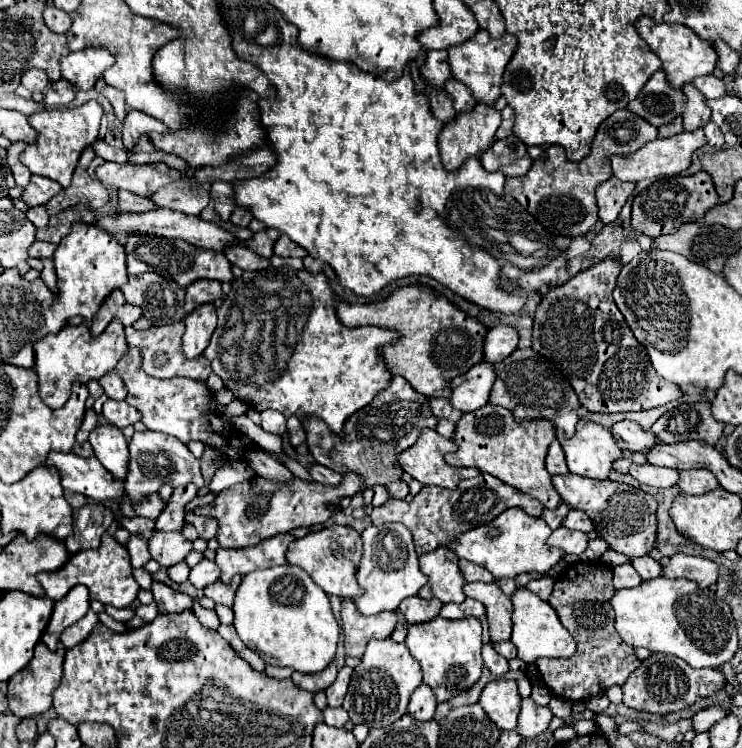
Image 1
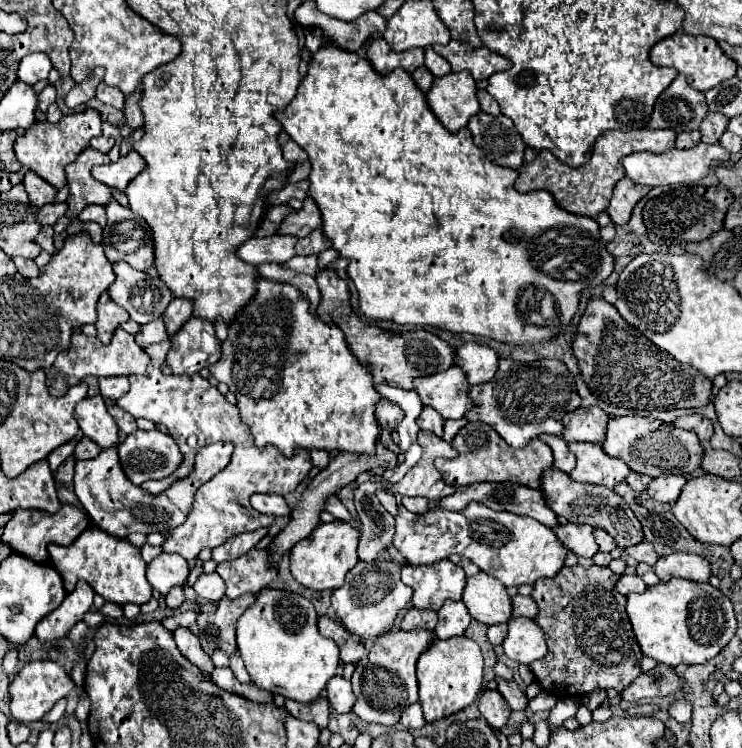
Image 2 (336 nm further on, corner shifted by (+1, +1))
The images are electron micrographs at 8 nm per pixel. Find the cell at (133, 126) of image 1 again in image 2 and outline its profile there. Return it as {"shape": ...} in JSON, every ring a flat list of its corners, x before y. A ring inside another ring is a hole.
{"shape":[[141,86,133,94,129,94,125,98,125,108,123,108,127,124,133,126,133,128,141,128,143,126,143,112,139,108,139,100,141,100]]}

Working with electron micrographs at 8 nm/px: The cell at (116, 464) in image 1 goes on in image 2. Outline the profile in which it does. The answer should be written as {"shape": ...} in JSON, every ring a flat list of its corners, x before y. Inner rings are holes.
{"shape":[[101,394,83,398,73,412,73,418,77,420,81,432,97,442,101,448,113,448,117,446,117,424,113,416,107,412,105,398]]}

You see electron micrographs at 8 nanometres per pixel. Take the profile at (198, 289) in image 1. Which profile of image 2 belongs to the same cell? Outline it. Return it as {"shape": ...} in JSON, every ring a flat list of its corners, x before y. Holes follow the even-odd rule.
{"shape":[[173,298,171,304,167,306,165,314,163,314,163,322,167,328,167,334,173,336,193,314,193,306,189,300,185,298]]}

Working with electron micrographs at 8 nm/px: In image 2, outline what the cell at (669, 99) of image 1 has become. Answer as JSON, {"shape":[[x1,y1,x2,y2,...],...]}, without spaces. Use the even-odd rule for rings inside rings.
{"shape":[[679,74,671,86,657,98,655,110,649,122,651,130,675,130,691,132,697,130,707,116,705,94,687,84,683,74]]}

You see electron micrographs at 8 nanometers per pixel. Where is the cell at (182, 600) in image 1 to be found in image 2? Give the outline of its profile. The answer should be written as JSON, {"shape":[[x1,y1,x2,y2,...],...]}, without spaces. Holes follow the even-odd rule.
{"shape":[[177,628,177,630,173,632,173,636,175,636,177,648,181,650,181,654,183,654,191,664,195,664,205,678,211,678,211,672,213,672,215,666,213,666,211,658,209,658,209,656,203,652,203,648,199,646,199,638,197,638,195,634,191,634,189,628]]}

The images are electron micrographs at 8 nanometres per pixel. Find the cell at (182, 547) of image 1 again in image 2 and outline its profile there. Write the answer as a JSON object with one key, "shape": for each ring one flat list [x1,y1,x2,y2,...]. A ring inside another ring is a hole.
{"shape":[[163,552,147,566,147,578,161,596,165,596,175,586,183,586,187,582,187,576,189,576,187,560,181,558,179,554]]}

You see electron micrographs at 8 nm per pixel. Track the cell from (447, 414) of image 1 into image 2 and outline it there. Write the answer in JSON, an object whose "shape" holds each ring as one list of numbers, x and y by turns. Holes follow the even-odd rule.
{"shape":[[423,408,421,416,417,418,417,424,421,430,429,430,437,436,443,436,443,418,433,410,433,408]]}

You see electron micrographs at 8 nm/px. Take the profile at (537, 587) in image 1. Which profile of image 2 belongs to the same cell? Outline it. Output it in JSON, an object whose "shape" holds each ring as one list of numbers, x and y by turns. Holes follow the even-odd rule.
{"shape":[[513,596,513,618,519,618,519,616,525,616,529,620,533,620,537,616,537,604,533,602,531,596]]}

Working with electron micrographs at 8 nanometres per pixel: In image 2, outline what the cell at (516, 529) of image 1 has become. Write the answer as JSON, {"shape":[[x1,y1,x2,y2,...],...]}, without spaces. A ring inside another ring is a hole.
{"shape":[[469,502,459,512,431,508,425,514,413,514,405,506,399,506,395,520,397,532,393,546,409,564,435,564,451,554,461,554,475,562,483,572,501,580,505,586,533,586,539,578,555,578,565,566,567,550,551,528,545,528,527,516,495,512,481,502]]}

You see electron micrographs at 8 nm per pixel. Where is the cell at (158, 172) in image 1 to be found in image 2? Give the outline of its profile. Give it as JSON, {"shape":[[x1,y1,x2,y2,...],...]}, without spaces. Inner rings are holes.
{"shape":[[131,150,127,156,121,156,117,162,109,162,103,166,95,166,93,168,93,176,95,180,117,188,117,190,125,190,127,184,145,168,145,160]]}

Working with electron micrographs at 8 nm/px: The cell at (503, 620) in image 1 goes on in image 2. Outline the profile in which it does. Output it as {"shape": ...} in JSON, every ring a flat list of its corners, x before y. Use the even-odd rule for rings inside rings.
{"shape":[[479,572,467,578,463,602,469,614,487,626,503,624,511,618,511,598,505,586,491,574]]}

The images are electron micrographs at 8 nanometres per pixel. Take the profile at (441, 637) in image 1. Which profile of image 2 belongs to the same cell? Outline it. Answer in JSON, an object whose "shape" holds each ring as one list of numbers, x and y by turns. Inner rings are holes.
{"shape":[[455,636,449,640,435,640,429,650,419,656,417,662,419,680,419,704,427,722,447,718,475,702,483,684,483,656,479,646,467,636]]}

